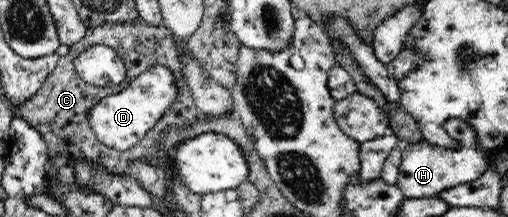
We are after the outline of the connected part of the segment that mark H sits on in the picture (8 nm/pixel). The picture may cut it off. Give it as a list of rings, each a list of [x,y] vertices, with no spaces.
[[[452,117],[444,123],[445,131],[458,141],[457,150],[449,150],[433,145],[423,139],[417,143],[411,142],[402,145],[402,159],[399,166],[399,179],[397,185],[406,198],[435,197],[446,189],[456,185],[475,181],[485,173],[489,166],[488,155],[479,150],[477,134],[465,120]]]

